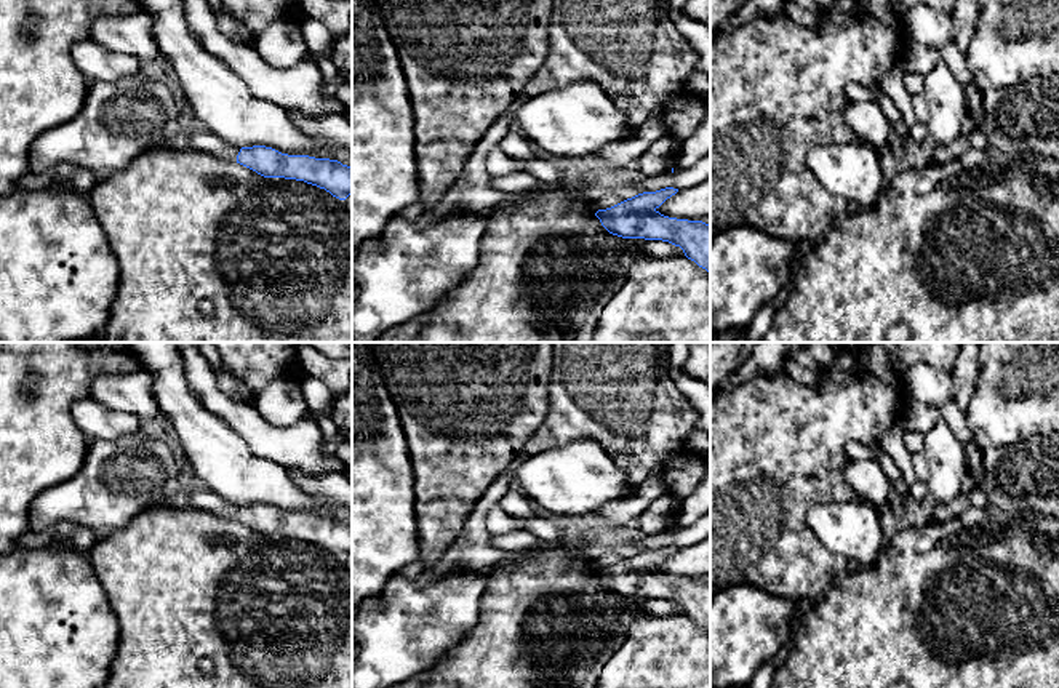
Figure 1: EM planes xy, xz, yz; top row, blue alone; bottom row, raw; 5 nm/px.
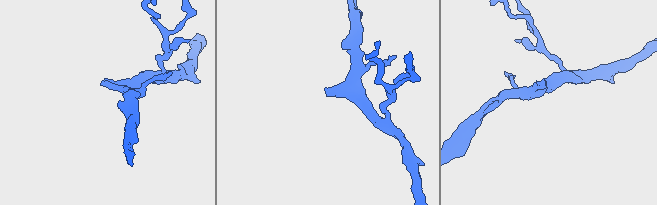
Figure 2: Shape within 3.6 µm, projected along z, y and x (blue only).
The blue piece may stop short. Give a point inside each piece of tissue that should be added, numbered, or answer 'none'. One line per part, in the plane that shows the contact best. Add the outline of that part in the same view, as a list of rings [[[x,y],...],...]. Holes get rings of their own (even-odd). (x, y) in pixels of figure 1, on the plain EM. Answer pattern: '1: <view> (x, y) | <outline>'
1: xy (202, 498) | [[[190,482],[189,488],[190,488],[190,501],[189,501],[190,507],[205,510],[221,518],[237,520],[237,514],[242,506],[227,501],[221,494],[216,494],[213,490],[198,485],[195,482]]]

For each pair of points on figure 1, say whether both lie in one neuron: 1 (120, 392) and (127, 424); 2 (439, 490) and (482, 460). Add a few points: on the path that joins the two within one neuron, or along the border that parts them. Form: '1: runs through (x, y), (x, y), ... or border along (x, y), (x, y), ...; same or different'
1: border along (90, 396), (111, 408), (130, 412), (139, 418); different
2: runs through (450, 479), (471, 460); same

